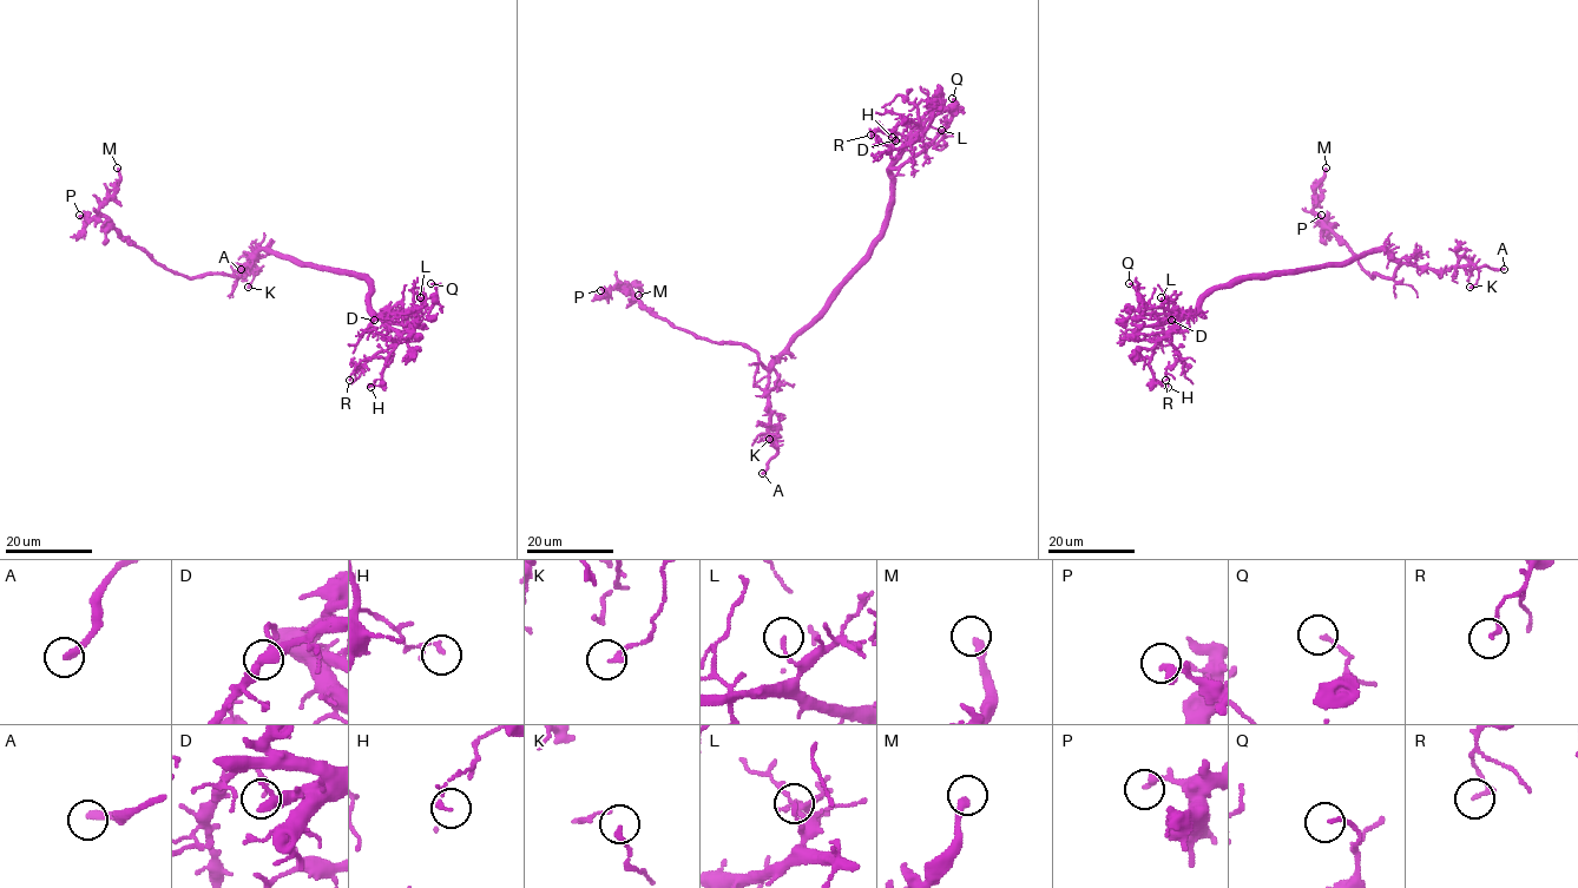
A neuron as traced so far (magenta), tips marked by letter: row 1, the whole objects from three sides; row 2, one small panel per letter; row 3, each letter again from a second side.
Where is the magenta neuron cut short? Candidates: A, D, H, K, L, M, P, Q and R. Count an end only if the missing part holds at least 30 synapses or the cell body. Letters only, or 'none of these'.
A

